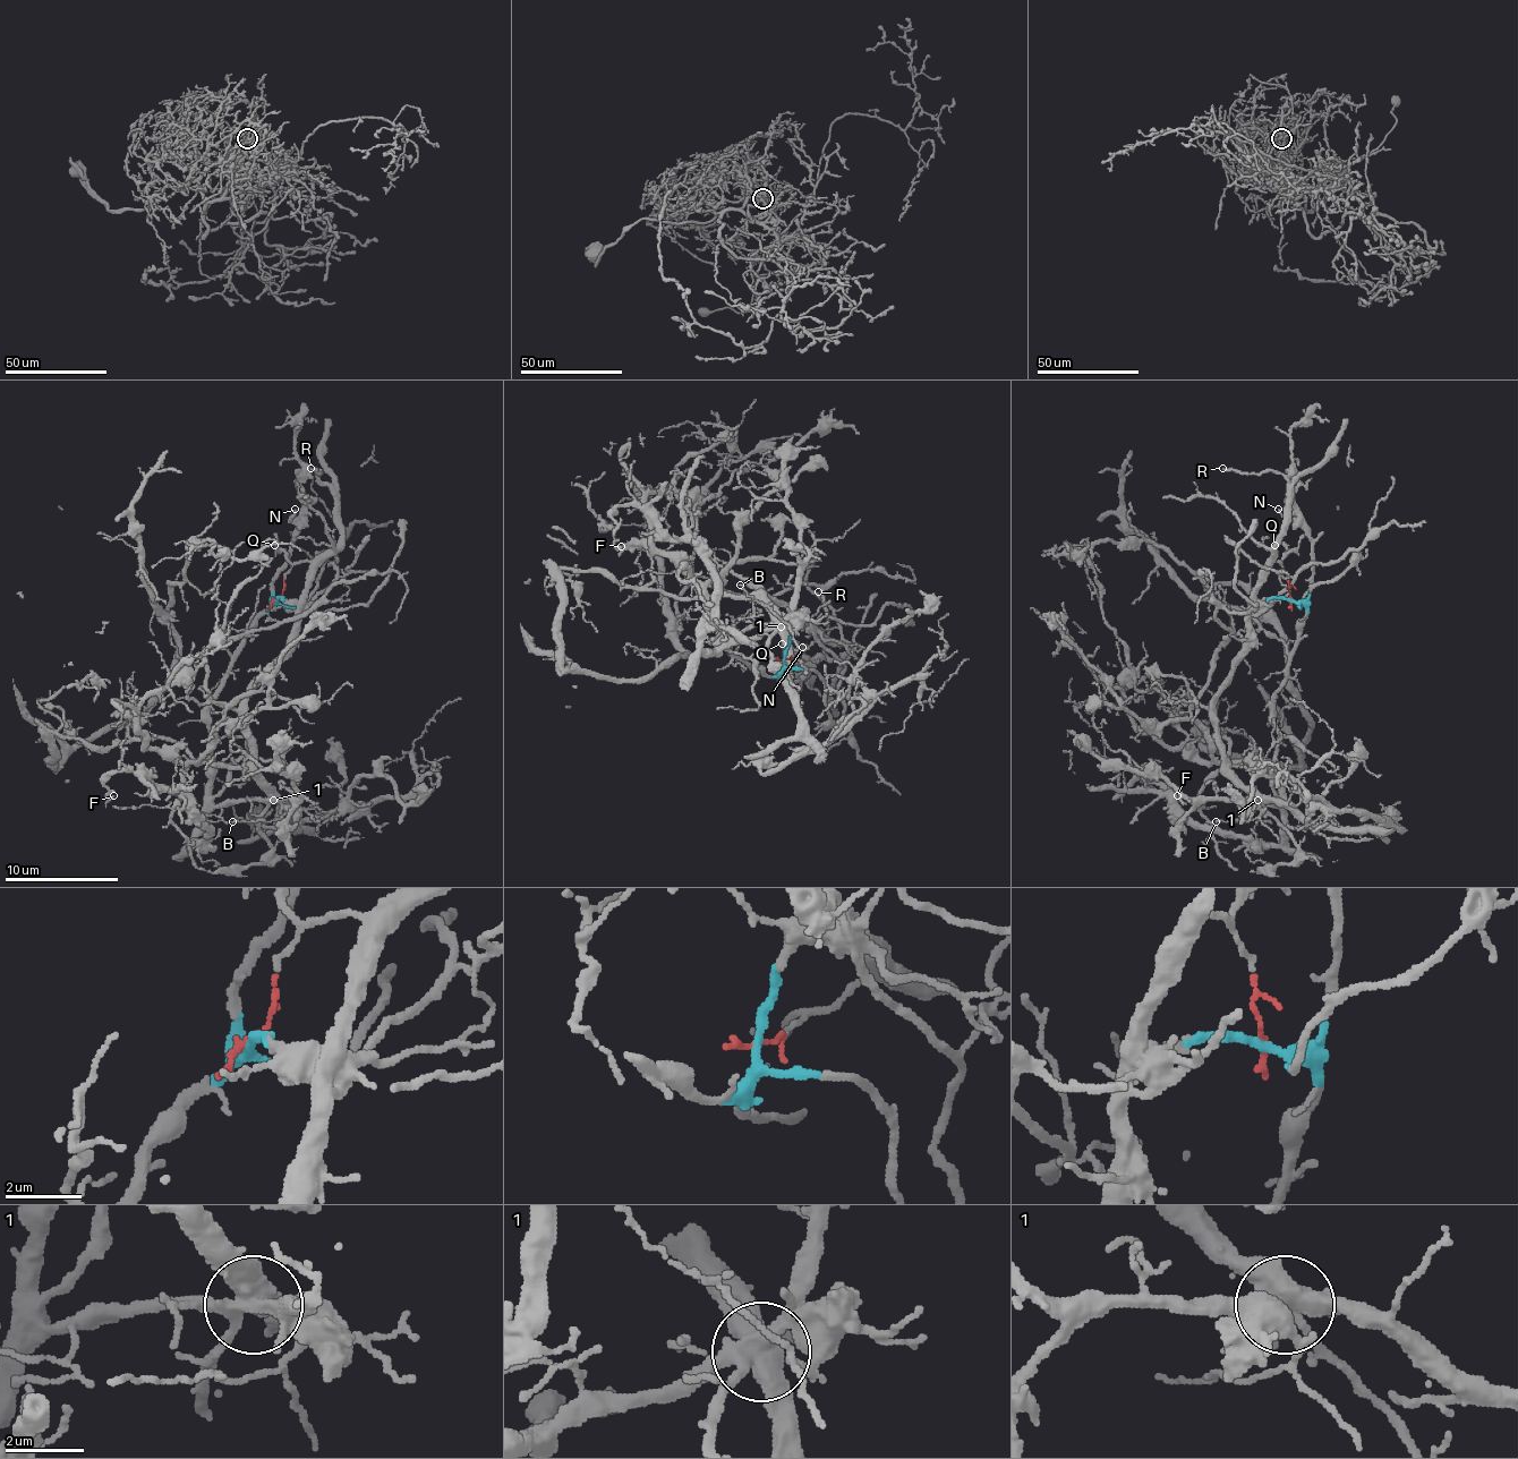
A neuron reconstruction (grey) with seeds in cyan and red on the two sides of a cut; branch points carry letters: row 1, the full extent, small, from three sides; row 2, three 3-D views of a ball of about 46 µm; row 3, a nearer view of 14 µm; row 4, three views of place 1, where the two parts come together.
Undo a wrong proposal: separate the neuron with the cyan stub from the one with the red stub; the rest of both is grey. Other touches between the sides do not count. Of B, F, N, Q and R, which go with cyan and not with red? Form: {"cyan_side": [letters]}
{"cyan_side": ["B", "F", "N"]}

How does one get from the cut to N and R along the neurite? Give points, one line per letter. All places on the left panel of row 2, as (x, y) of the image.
N: (278, 599), (274, 577), (297, 528), (289, 520), (295, 509)
R: (278, 599), (286, 574), (308, 560), (320, 560), (340, 537), (334, 494), (312, 468)

